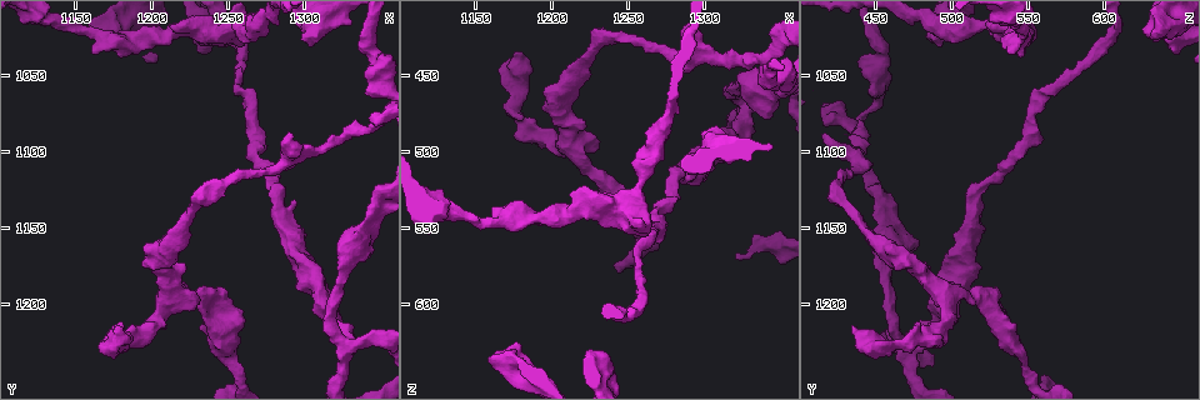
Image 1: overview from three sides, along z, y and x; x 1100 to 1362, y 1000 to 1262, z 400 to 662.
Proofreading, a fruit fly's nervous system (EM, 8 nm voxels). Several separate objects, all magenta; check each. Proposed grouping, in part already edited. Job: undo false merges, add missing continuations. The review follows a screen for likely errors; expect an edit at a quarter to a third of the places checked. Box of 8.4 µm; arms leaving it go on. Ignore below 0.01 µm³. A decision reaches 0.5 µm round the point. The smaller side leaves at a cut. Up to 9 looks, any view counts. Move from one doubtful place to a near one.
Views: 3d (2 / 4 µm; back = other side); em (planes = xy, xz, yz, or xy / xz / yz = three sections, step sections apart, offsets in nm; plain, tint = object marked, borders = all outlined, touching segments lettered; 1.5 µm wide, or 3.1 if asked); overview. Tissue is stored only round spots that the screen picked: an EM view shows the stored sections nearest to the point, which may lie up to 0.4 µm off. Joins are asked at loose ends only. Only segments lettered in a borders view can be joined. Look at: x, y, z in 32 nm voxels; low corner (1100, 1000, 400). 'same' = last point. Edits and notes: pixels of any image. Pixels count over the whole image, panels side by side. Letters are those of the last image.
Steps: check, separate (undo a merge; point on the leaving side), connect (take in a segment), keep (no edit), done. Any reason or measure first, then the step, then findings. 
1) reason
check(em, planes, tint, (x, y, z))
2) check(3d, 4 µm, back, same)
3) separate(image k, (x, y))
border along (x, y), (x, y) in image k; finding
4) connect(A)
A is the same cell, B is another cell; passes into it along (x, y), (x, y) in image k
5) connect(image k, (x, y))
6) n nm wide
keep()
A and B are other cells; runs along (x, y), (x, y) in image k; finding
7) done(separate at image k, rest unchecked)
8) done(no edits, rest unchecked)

four-way junction
check(em, xy, step 8, tint, (1328, 1226, 470))

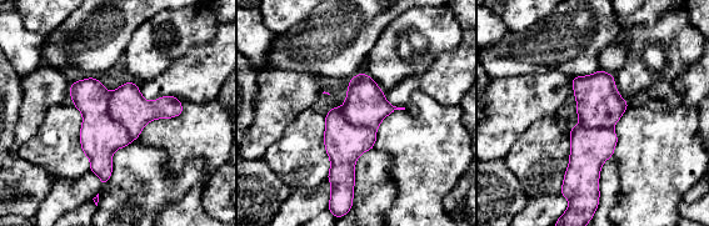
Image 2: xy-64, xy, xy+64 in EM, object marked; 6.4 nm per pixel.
another direction
check(em, yz, step 4, tint, same)

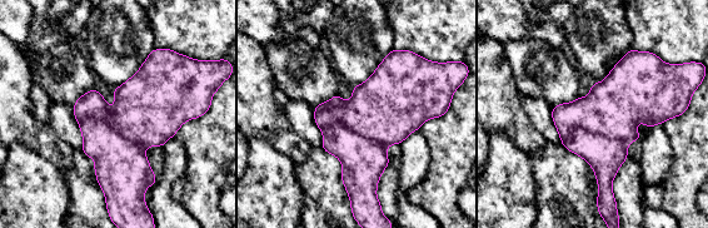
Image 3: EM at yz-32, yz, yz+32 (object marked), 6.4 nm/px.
check(em, yz, step 4, borders, same)

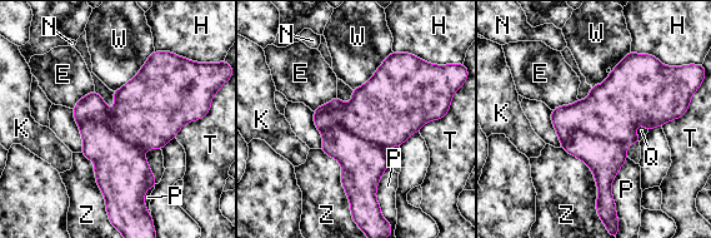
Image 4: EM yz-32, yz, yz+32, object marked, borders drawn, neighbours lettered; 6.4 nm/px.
separate(image 4, (605, 158))
E, H, K, N, P, Q, T, W and Z are other cells; border along (561, 144), (584, 130), (626, 148) in image 4; two neurons meet here

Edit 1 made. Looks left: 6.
branch stops here
check(em, planes, borders, (1302, 1030, 492))

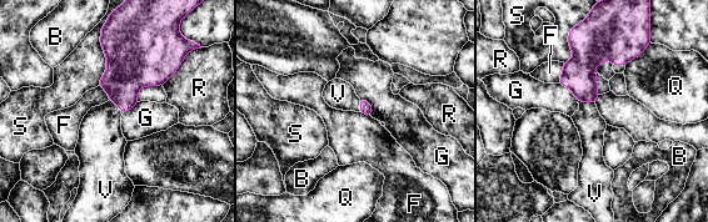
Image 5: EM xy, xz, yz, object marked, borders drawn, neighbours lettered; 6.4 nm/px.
connect(V)
V is the same cell, B, F, G, Q, R and S are other cells; passes into it along (578, 74), (587, 101), (591, 125) in image 5; the neuron continues

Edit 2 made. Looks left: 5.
check(overview)

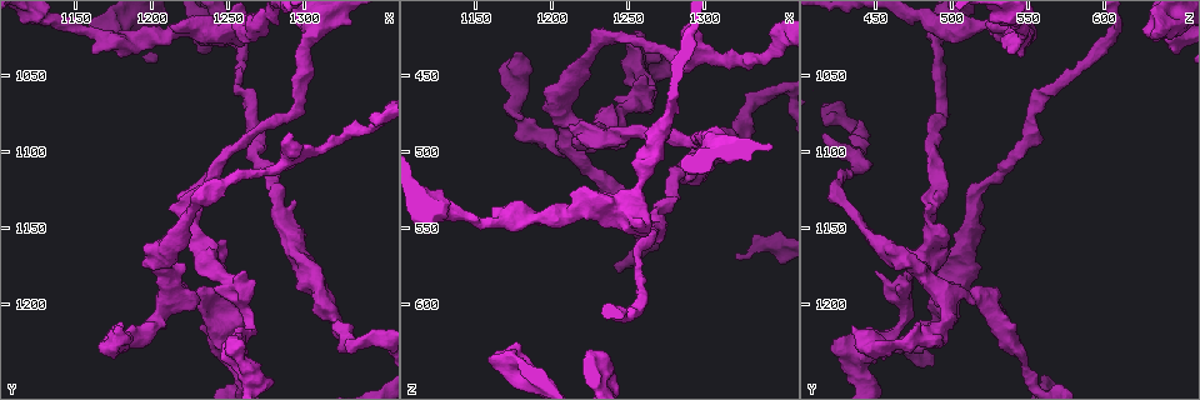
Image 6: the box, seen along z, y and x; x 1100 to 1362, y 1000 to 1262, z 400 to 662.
long arm stops here
check(3d, 4 µm, (1178, 1212, 434))

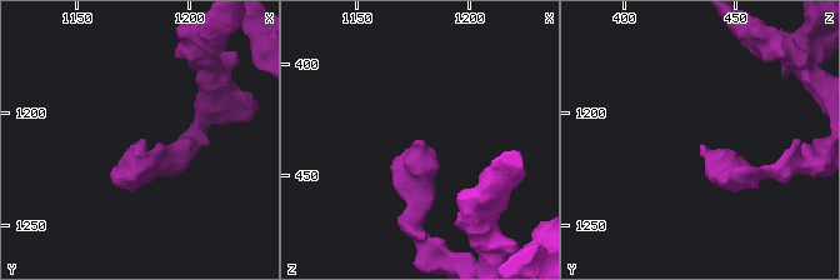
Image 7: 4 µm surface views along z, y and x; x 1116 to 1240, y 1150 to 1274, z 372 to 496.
now the EM
check(em, planes, plain, (1176, 1214, 435))

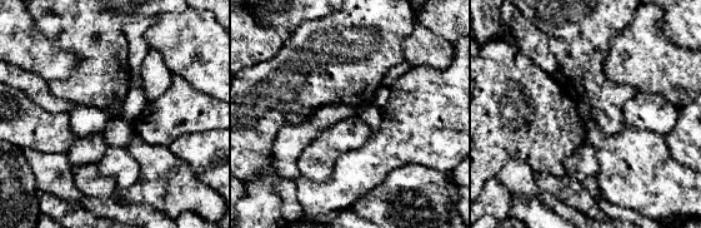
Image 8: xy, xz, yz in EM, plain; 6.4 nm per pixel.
see the neighbours
check(em, planes, borders, same)

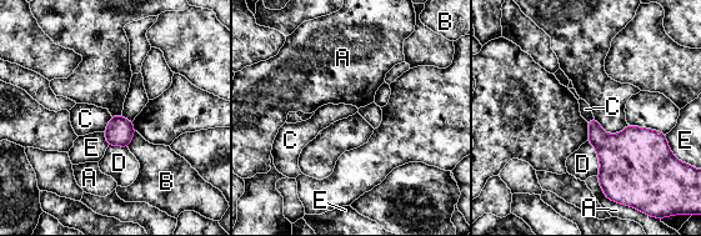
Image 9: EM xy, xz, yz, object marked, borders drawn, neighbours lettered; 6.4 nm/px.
keep()
A, B, C, D and E are other cells; border along (111, 116), (103, 131) in image 9; no lettered segment goes on from it

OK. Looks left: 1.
done(separate at image 4, connect at image 5, rest unchecked)

